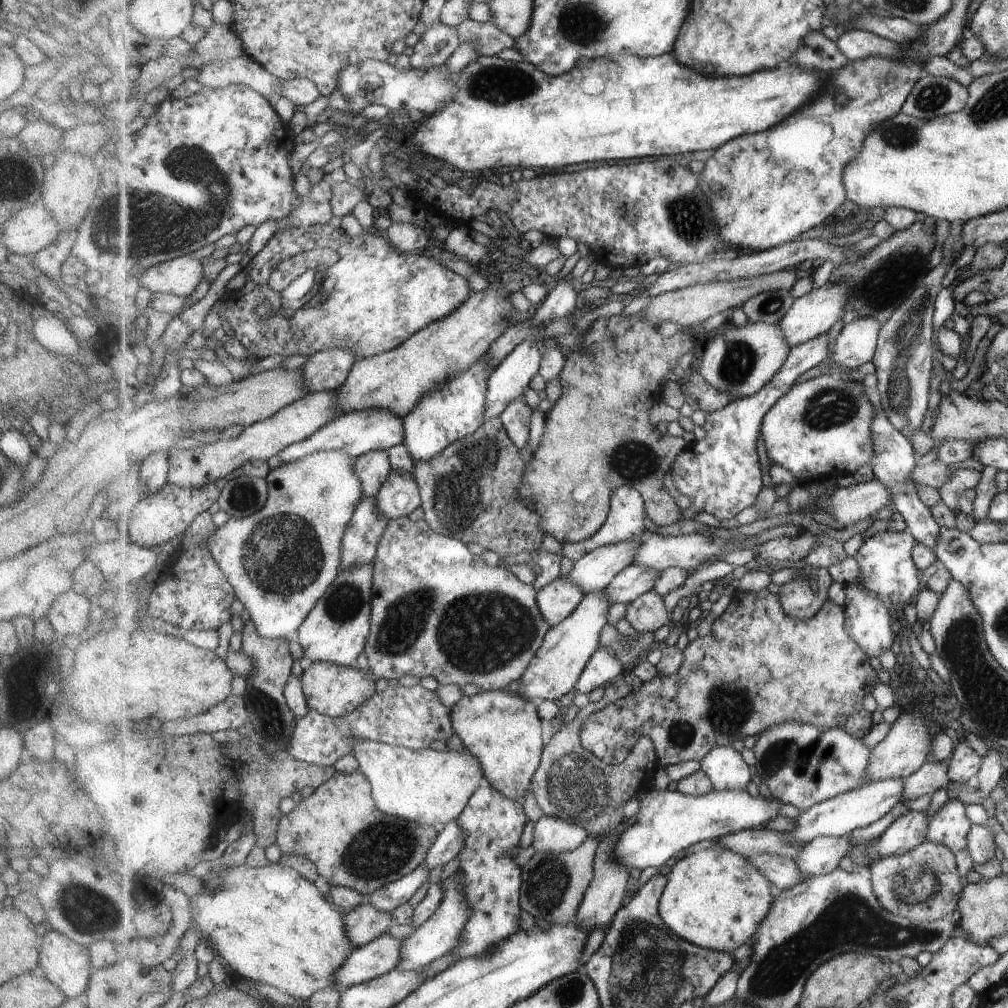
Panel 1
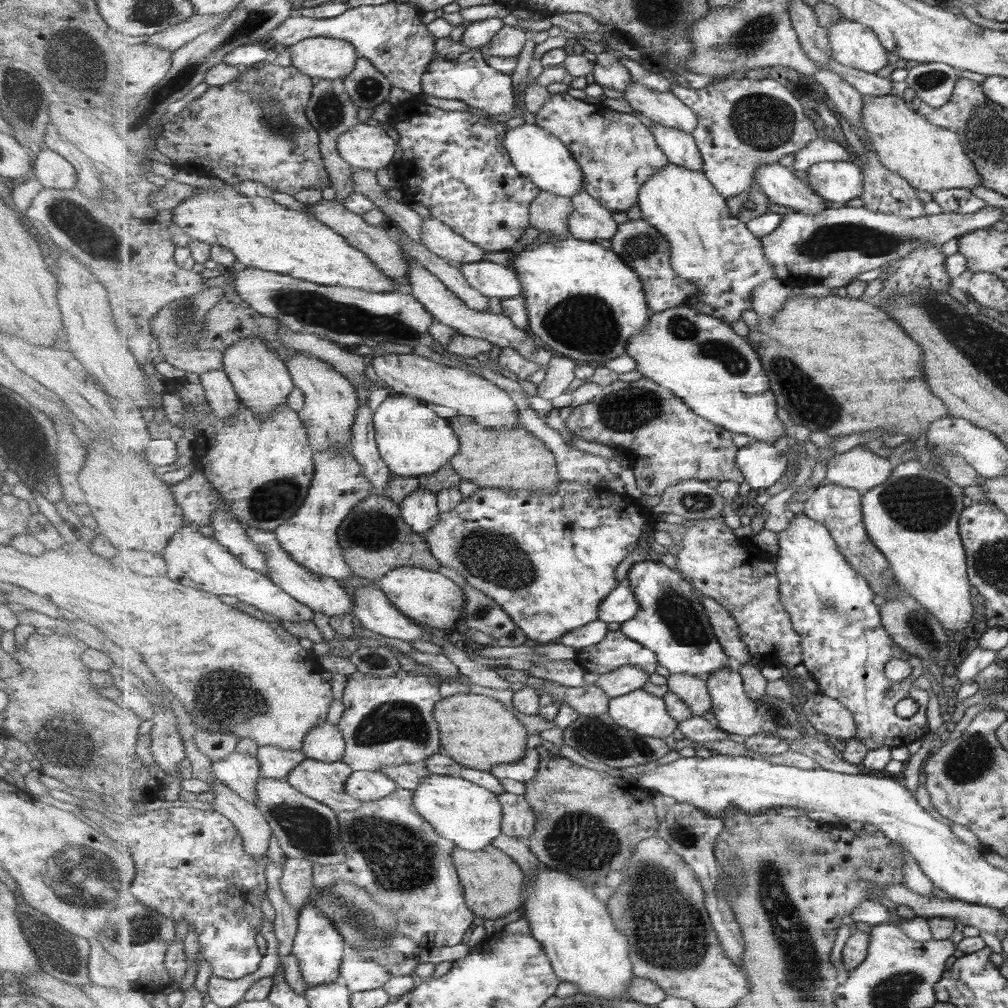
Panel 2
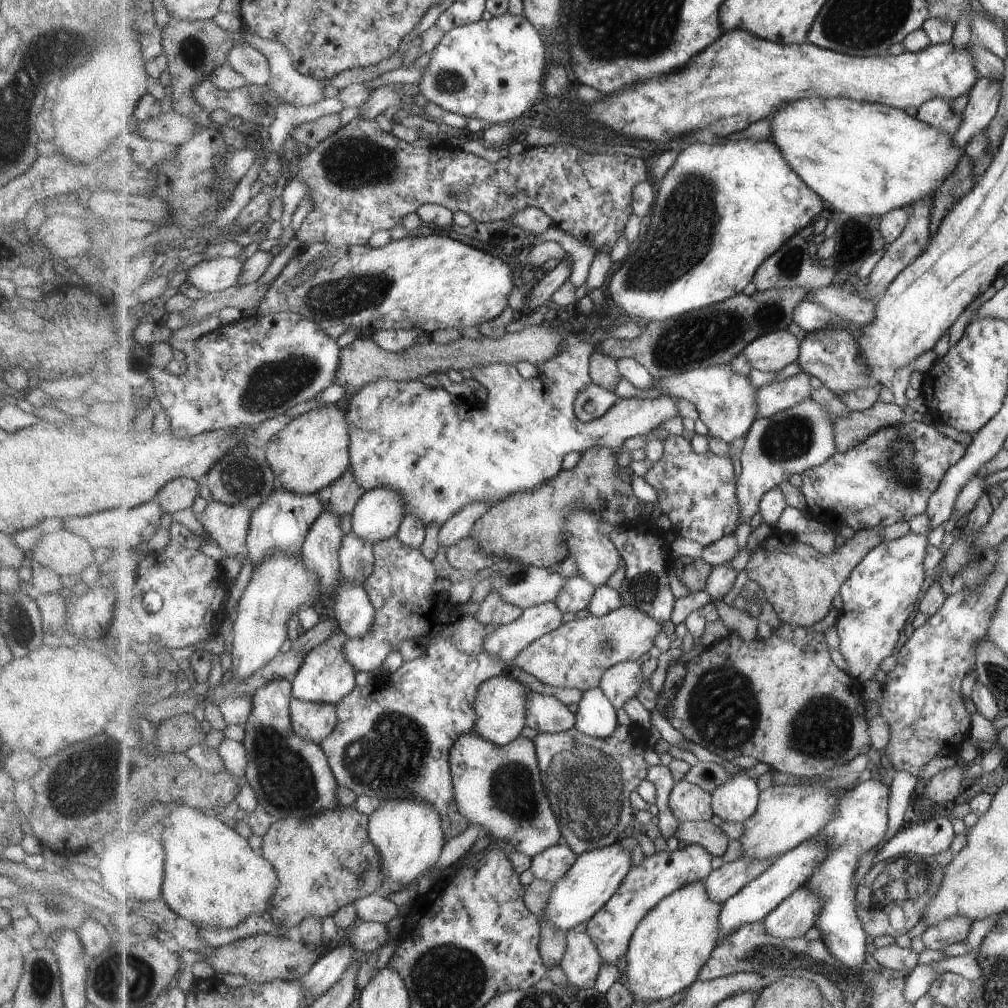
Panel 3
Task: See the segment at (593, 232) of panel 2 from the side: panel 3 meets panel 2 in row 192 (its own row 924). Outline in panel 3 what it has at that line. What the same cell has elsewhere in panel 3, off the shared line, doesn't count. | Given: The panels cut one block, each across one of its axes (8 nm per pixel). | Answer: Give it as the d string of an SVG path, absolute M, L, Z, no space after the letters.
M588 921L568 930L568 947L560 965L573 986L593 989L603 961L597 943L589 934Z

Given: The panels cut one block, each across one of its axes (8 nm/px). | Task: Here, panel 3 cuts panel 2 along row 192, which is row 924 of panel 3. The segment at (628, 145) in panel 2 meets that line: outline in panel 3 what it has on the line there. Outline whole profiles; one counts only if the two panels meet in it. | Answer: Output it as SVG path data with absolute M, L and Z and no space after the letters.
M700 844L680 845L675 851L654 853L645 859L639 867L633 867L615 896L591 920L588 920L589 934L599 947L603 960L617 964L617 960L627 954L633 933L639 923L664 898L685 885L704 880L712 874L713 855Z

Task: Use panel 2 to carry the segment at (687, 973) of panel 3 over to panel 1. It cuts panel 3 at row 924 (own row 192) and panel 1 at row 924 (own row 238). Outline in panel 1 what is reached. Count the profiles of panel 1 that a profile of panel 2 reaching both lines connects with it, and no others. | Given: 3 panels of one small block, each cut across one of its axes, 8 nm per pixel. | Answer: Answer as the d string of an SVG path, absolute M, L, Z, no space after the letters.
M705 843L679 857L660 898L660 915L683 940L715 952L735 953L753 937L774 904L774 884L745 855Z

